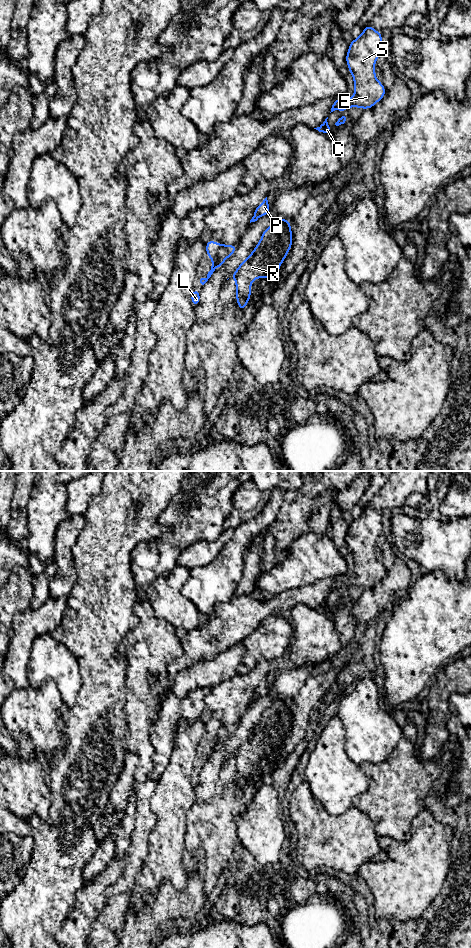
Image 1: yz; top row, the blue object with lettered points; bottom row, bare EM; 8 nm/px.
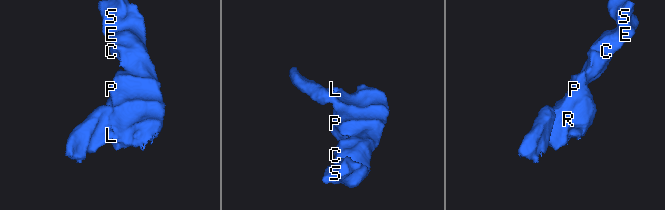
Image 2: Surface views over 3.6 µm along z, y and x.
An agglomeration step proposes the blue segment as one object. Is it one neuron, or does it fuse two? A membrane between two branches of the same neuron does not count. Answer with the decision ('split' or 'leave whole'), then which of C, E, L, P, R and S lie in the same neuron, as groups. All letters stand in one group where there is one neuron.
split; groups C E P R S / L

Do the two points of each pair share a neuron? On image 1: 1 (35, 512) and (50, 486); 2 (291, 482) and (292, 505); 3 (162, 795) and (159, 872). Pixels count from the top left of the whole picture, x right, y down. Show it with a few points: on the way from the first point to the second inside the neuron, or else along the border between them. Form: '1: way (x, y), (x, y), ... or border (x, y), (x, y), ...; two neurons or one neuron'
1: way (41, 506), (48, 499), (48, 492); one neuron
2: border (303, 481), (300, 487), (284, 492); two neurons
3: way (165, 814), (165, 853); one neuron

